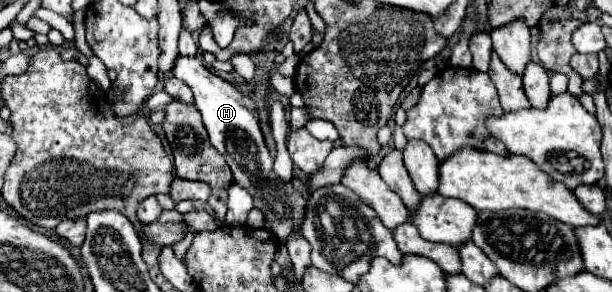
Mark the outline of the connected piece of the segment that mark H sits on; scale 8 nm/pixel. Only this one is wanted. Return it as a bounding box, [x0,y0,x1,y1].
[173,57,307,243]

